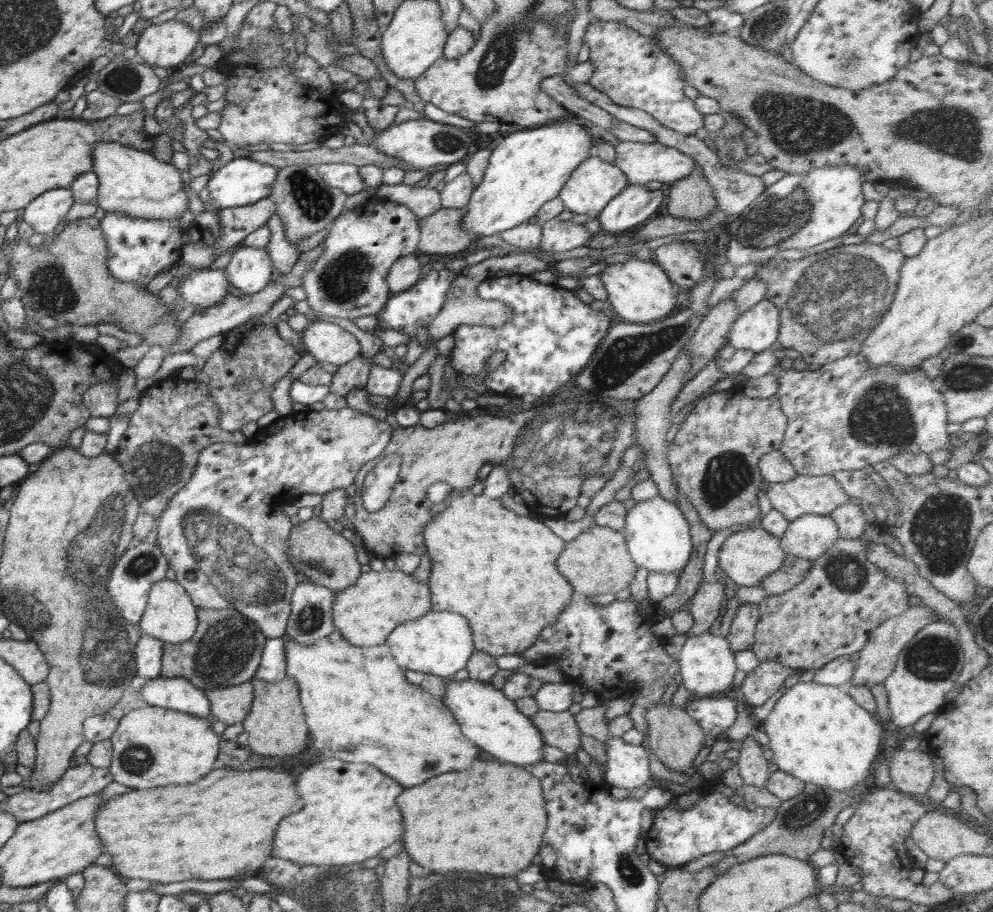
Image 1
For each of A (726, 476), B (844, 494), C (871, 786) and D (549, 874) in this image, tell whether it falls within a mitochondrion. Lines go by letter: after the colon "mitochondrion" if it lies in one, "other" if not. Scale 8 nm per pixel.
A: mitochondrion
B: other
C: other
D: other

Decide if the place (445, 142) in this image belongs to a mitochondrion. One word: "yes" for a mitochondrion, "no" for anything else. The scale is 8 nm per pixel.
yes

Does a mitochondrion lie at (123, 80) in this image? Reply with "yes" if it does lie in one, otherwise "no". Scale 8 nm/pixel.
yes

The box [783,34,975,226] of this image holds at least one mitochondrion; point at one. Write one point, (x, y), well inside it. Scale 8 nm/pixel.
(852, 62)

